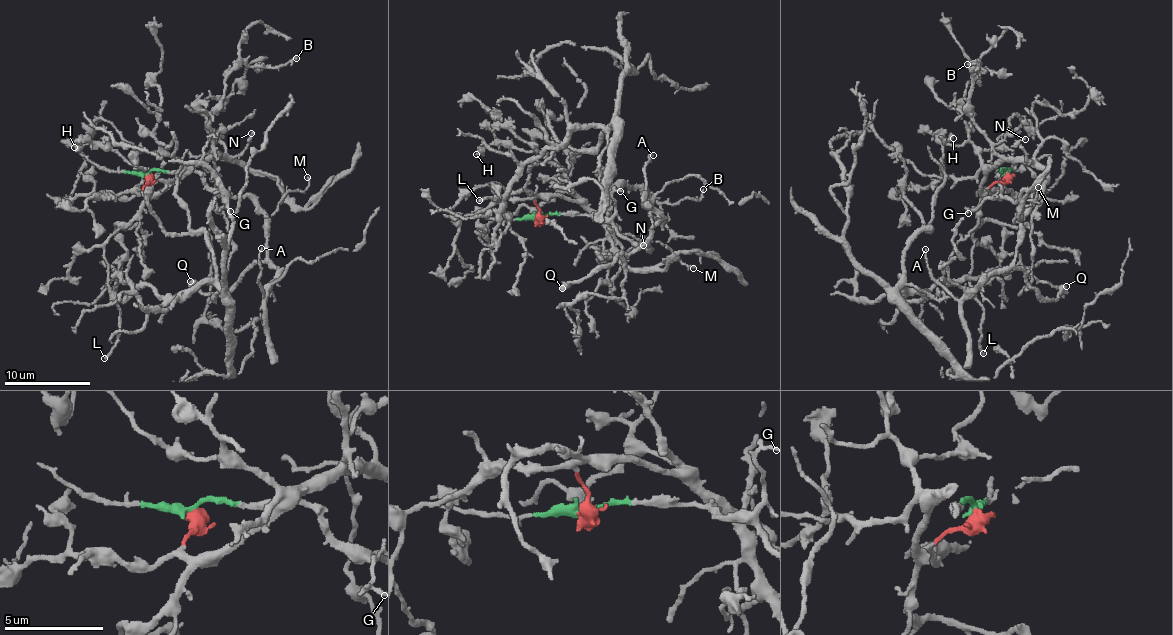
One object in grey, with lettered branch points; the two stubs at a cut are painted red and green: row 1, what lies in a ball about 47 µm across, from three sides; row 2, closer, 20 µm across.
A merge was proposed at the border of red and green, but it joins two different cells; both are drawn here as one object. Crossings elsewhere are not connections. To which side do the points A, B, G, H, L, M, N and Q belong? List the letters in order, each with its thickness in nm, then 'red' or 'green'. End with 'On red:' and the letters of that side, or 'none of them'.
A: 140 nm thick; green
B: 140 nm thick; red
G: 180 nm thick; green
H: 400 nm thick; red
L: 240 nm thick; red
M: 160 nm thick; green
N: 120 nm thick; red
Q: 650 nm thick; green
On red: B, H, L, N

